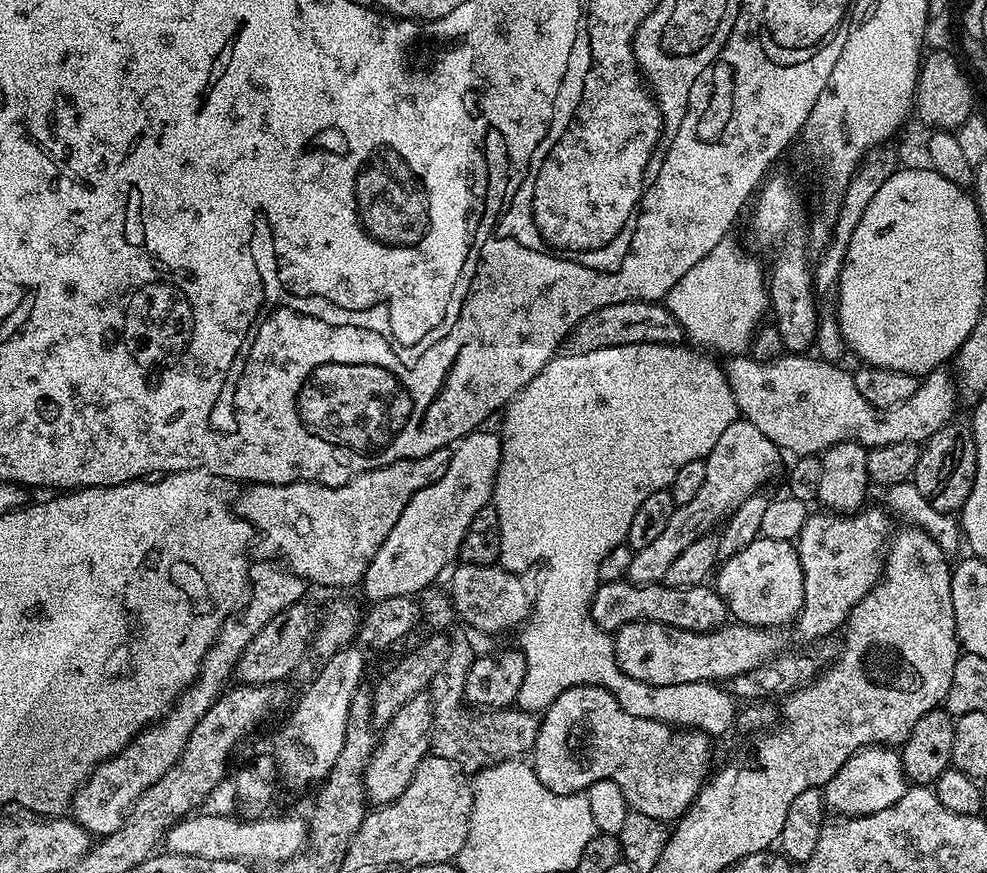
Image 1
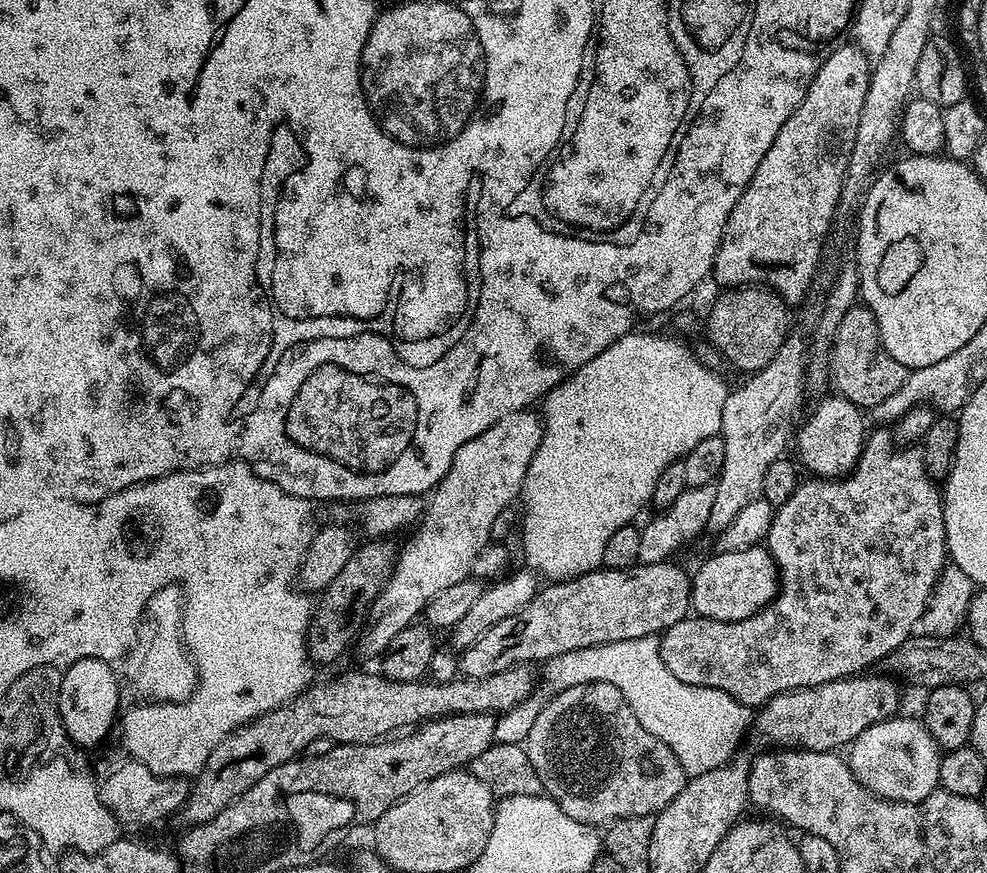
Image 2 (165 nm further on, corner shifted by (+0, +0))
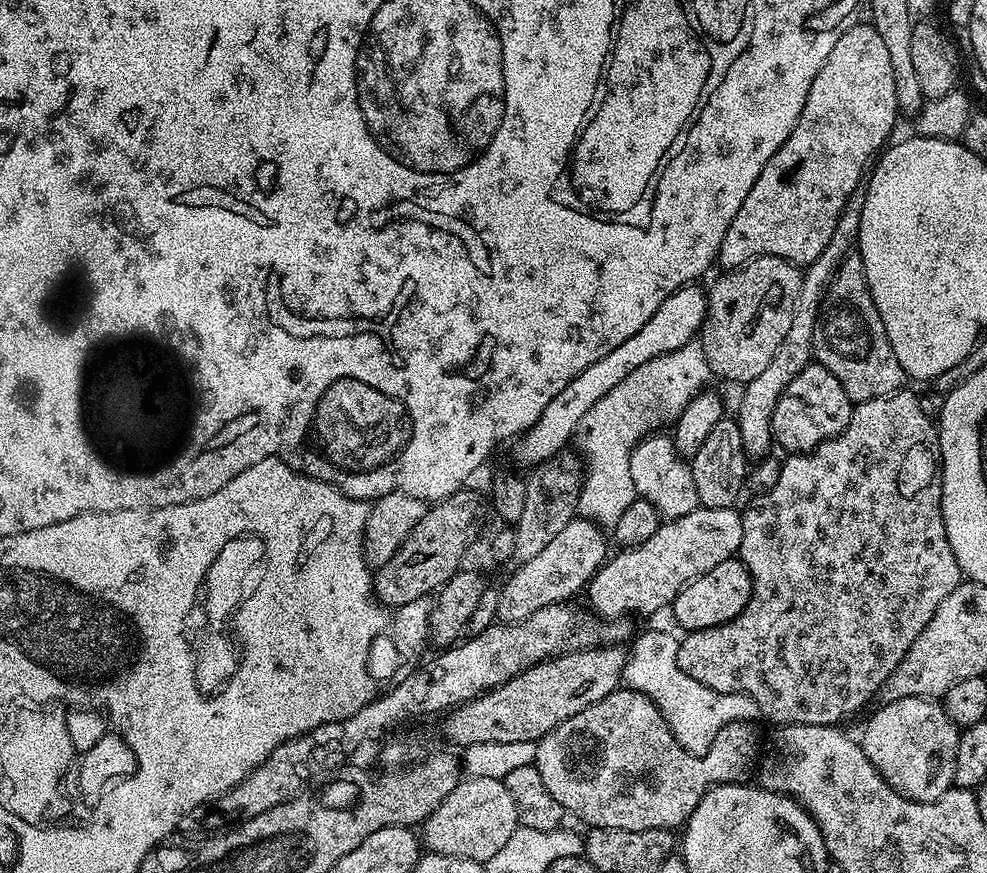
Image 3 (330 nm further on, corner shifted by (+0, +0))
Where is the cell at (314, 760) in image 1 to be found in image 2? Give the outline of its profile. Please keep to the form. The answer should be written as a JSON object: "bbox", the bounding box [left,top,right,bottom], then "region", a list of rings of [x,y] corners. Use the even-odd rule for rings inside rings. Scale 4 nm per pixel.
{"bbox":[358,410,544,657],"region":[[[525,410],[506,414],[506,418],[498,418],[498,422],[490,426],[490,430],[482,430],[478,438],[470,438],[470,442],[466,442],[466,446],[458,450],[450,470],[431,493],[432,501],[430,499],[427,501],[424,515],[415,529],[417,532],[413,534],[412,541],[405,548],[403,545],[399,549],[392,579],[388,581],[388,585],[384,587],[374,605],[376,621],[374,616],[358,637],[358,644],[361,644],[370,655],[379,657],[390,646],[390,642],[394,642],[394,637],[400,631],[417,623],[424,607],[436,594],[472,576],[474,558],[478,558],[478,554],[482,554],[482,550],[492,540],[491,526],[494,525],[494,518],[497,518],[500,512],[511,509],[514,505],[512,503],[515,500],[517,503],[521,495],[526,470],[542,442],[543,433],[544,421],[541,413],[536,410]]]}

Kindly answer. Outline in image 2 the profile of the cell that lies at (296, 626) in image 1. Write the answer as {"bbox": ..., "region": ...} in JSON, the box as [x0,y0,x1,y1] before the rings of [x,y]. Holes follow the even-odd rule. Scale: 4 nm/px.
{"bbox":[308,538,398,665],"region":[[[392,538],[373,540],[376,540],[373,544],[364,544],[361,548],[359,545],[353,551],[350,562],[346,562],[338,578],[328,584],[315,605],[314,619],[308,626],[308,651],[317,665],[334,663],[354,644],[365,627],[377,598],[392,579],[392,571],[396,568],[398,544],[395,544],[395,539]]]}

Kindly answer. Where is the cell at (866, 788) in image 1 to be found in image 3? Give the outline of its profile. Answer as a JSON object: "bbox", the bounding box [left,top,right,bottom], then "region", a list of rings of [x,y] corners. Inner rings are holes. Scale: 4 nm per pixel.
{"bbox":[858,696,961,802],"region":[[[915,696],[889,700],[879,706],[864,724],[864,737],[858,740],[878,774],[907,800],[930,802],[946,794],[953,787],[954,758],[958,758],[961,729],[948,717],[943,703]]]}

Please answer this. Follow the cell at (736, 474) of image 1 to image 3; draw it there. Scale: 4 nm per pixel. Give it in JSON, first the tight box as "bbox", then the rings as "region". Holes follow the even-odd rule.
{"bbox":[630,434,701,520],"region":[[[653,434],[645,436],[644,439],[636,443],[634,450],[630,454],[630,478],[634,478],[637,497],[653,504],[660,511],[660,515],[664,520],[682,518],[682,514],[690,514],[695,508],[701,507],[698,490],[694,486],[694,474],[689,461],[685,457],[679,456],[673,449],[671,435]]]}

